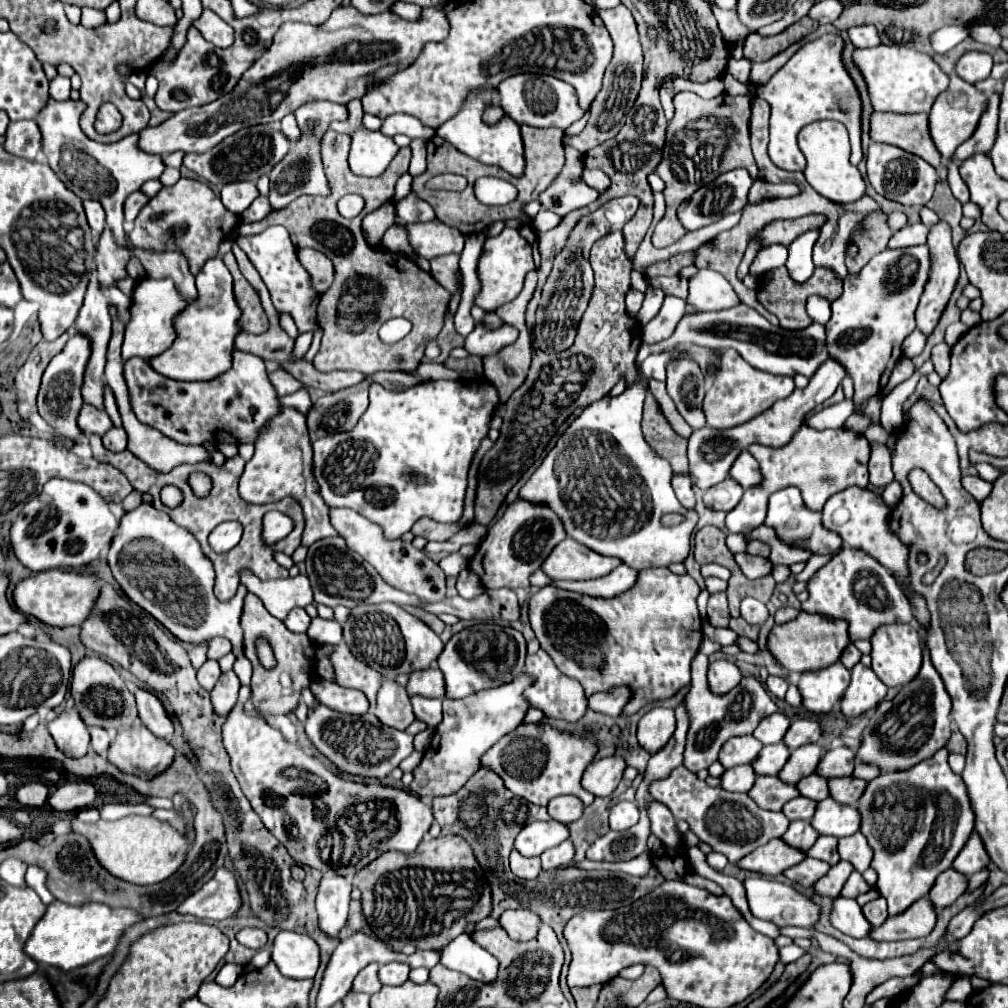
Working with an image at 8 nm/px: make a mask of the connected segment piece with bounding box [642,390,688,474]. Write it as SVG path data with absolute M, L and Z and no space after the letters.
M646 390L646 404L643 406L644 438L650 440L650 444L666 458L676 474L688 474L688 458L686 458L686 444L688 440L678 436L668 420L664 418L656 398Z

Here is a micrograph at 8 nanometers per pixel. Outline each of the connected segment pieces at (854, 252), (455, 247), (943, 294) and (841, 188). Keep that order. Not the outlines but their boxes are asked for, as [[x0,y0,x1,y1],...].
[[846,212,892,274],[406,222,464,260],[916,222,960,336],[798,120,866,204]]

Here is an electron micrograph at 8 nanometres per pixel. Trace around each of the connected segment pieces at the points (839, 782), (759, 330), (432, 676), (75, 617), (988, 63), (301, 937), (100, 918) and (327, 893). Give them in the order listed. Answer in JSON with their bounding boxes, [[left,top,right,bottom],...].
[[830,776,868,804],[635,304,828,378],[406,668,446,698],[14,568,100,626],[956,52,992,84],[272,930,320,978],[24,900,142,970],[316,872,352,938]]

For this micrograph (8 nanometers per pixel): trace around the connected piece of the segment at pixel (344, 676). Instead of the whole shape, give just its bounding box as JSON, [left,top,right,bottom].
[330,644,382,710]

